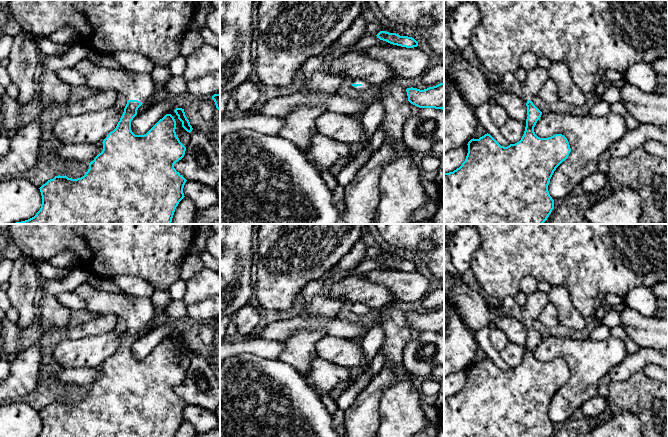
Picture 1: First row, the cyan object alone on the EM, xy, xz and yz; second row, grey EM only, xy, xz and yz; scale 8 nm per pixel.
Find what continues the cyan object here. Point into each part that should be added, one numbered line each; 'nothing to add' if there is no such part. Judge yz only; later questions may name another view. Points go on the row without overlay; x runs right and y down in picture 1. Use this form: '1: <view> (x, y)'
1: yz (536, 302)

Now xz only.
1: xz (365, 310)

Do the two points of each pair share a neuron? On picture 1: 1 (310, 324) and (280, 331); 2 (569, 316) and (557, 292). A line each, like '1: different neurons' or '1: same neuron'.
1: same neuron
2: same neuron

